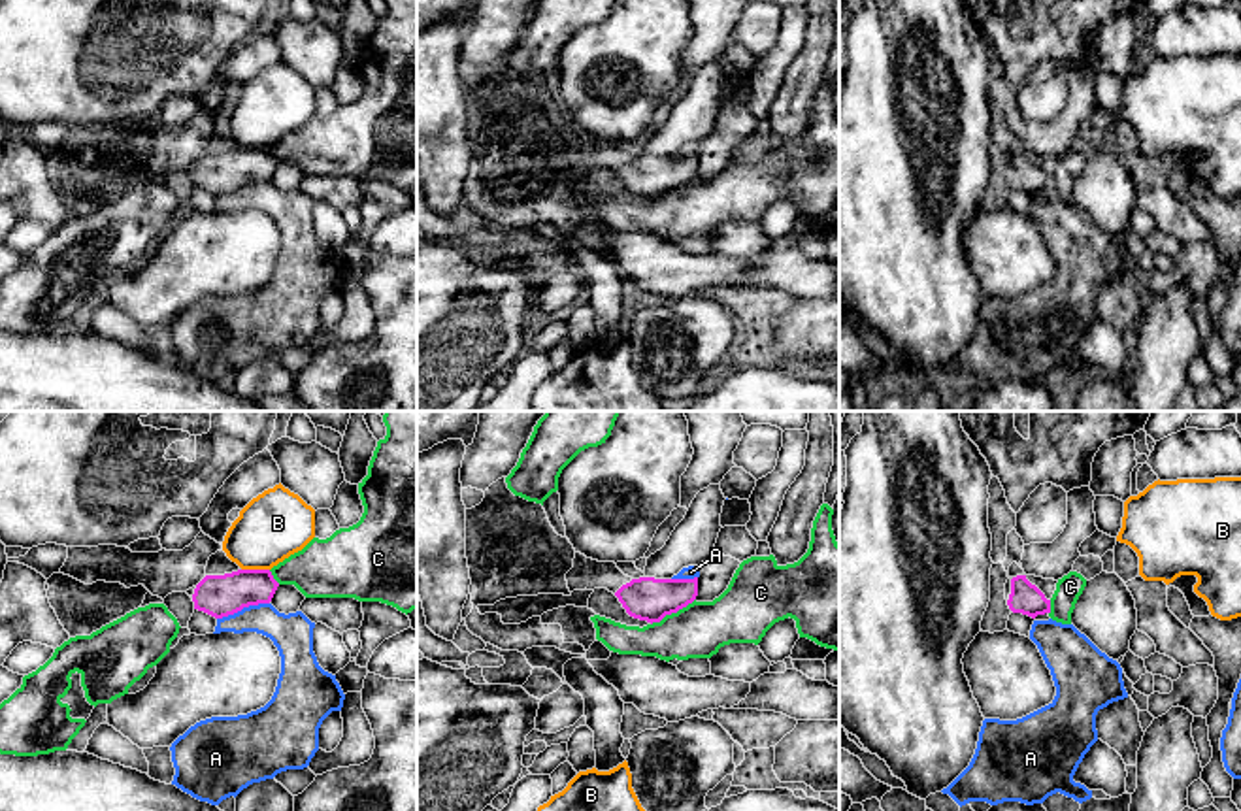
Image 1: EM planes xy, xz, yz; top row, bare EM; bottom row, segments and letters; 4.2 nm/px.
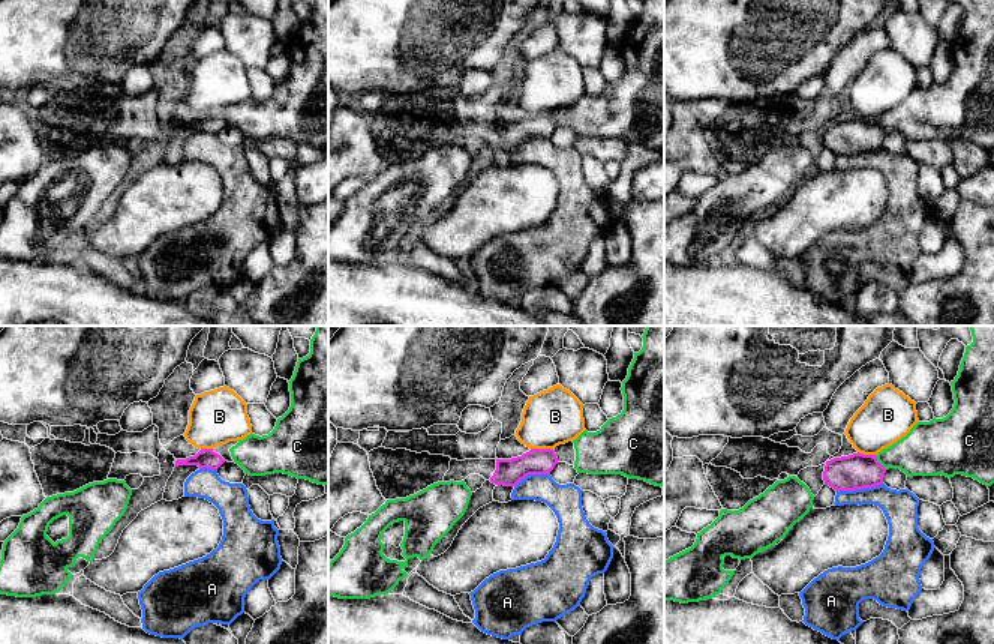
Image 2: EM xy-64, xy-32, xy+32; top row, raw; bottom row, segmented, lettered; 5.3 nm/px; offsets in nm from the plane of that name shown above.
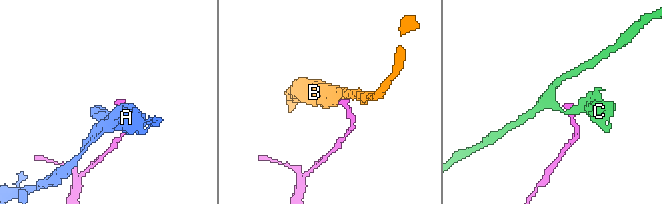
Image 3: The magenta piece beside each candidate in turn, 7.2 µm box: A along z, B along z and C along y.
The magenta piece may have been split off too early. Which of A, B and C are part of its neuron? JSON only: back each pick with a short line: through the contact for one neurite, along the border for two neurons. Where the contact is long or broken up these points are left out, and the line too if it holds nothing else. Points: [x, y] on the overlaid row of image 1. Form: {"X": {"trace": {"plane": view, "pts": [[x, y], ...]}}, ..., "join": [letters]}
{"join": []}

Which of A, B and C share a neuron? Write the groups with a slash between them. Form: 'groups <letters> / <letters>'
groups A / B / C

